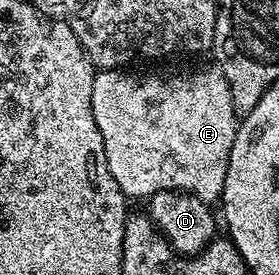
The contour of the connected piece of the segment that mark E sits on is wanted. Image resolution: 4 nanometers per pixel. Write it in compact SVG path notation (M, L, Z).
M128 68L119 70L102 70L94 80L94 92L90 96L90 104L94 108L94 124L98 124L98 132L102 132L102 144L106 148L106 164L110 168L110 176L122 188L129 199L147 200L163 190L181 190L183 194L198 196L198 200L209 204L219 203L226 184L226 168L230 164L230 148L234 148L234 136L238 119L234 112L234 100L230 100L230 84L226 84L226 76L218 68L200 70L197 74L188 74L185 78L159 78L156 74L131 74Z

